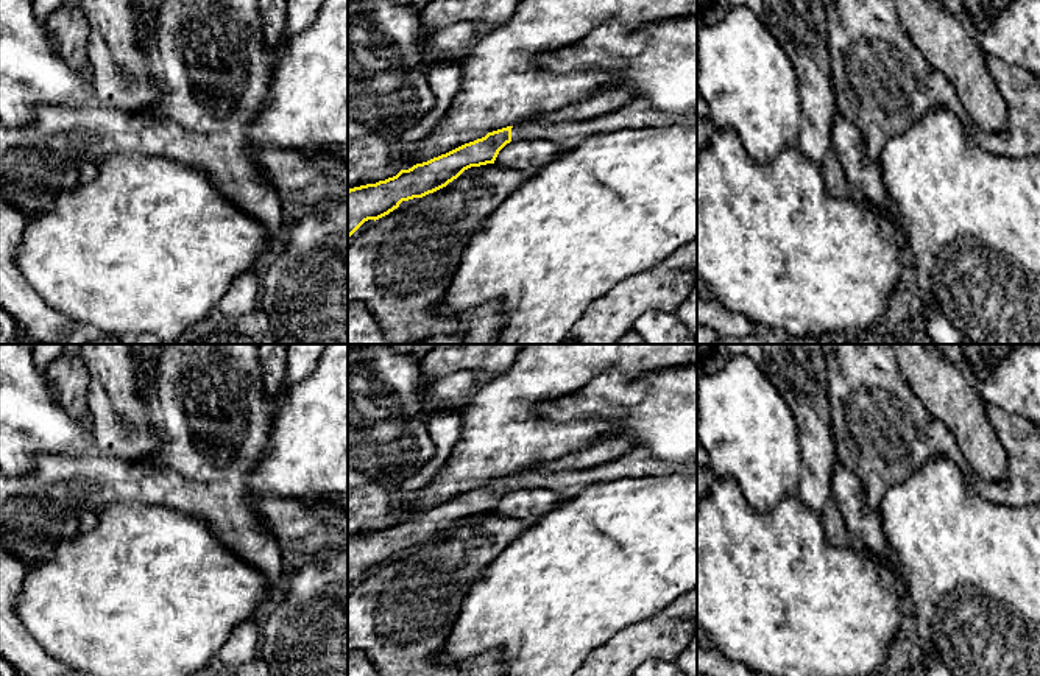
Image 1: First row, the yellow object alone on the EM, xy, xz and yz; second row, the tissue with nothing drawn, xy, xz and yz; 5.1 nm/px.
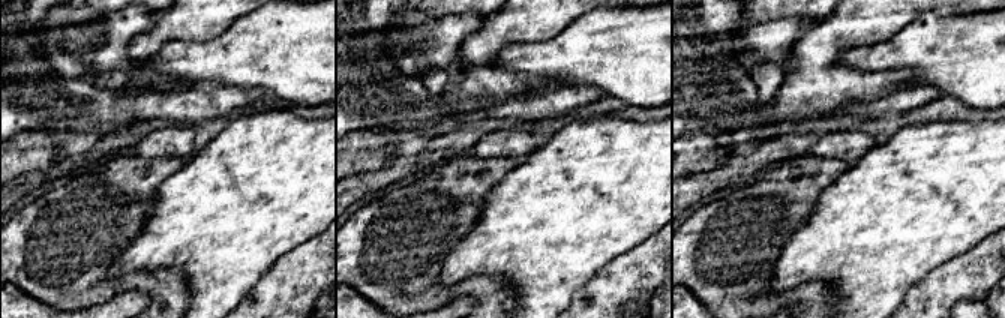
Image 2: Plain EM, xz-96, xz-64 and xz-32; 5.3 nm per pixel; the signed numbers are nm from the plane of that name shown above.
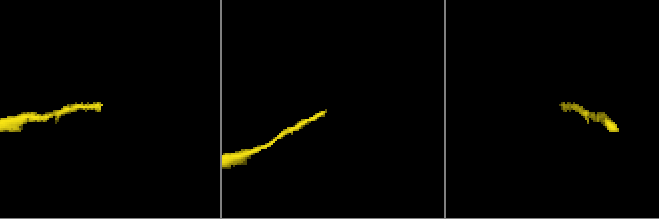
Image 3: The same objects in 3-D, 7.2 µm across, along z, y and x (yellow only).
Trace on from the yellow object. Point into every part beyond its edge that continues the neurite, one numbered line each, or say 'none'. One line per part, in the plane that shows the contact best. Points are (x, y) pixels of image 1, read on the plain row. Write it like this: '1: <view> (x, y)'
1: xz (640, 461)

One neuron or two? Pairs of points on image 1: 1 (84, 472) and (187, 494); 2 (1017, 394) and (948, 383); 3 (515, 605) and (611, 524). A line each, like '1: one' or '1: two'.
1: one
2: two
3: one

